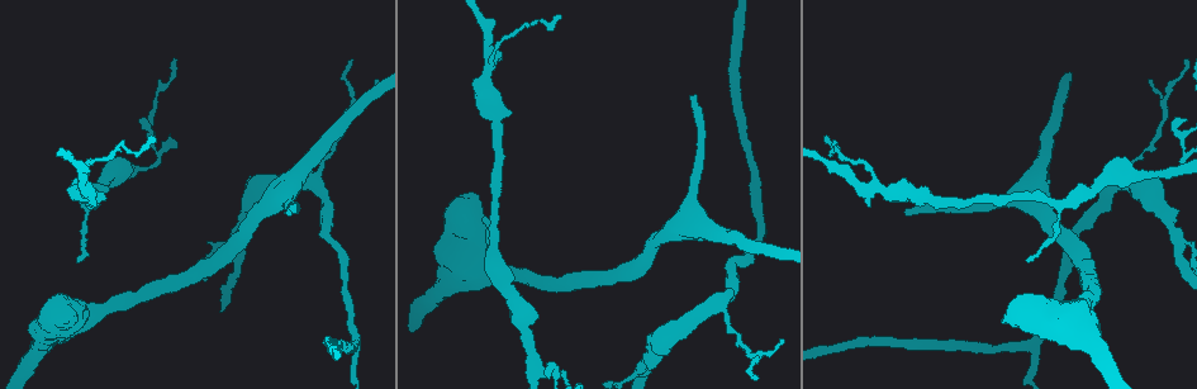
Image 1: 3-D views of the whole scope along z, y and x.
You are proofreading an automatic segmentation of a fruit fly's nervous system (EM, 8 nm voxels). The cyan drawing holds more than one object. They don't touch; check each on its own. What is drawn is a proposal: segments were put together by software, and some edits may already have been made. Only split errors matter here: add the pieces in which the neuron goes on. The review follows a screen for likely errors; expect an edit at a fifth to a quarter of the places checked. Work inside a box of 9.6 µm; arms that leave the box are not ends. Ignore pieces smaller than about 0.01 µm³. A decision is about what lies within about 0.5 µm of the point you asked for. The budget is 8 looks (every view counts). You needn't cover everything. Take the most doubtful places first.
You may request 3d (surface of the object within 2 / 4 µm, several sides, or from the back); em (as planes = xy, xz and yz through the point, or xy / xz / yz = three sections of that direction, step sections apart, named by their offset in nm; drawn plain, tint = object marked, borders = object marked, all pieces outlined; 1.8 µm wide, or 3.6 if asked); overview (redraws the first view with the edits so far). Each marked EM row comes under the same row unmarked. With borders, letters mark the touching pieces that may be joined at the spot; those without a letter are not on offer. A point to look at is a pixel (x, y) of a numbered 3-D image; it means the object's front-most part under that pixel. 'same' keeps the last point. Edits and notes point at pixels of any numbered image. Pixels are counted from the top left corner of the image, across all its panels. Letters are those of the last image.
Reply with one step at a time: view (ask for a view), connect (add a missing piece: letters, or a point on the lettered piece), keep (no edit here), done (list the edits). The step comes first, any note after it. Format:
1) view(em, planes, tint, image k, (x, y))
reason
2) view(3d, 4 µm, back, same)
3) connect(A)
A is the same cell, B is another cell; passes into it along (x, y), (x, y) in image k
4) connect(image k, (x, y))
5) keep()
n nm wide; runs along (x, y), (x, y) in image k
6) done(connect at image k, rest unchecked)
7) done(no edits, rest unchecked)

view(em, planes, borders, image 1, (868, 207))

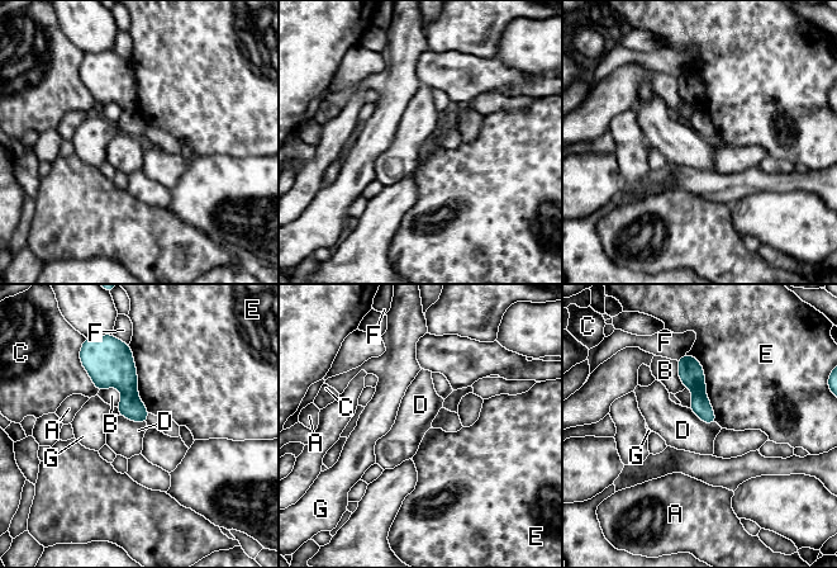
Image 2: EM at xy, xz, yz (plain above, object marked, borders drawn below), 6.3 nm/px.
keep()
A, B, C, D, E, F and G are other cells; border along (689, 407), (702, 421), (716, 424) in image 2; no lettered piece goes on from it

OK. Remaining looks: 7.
view(em, xy, step 8, borders, image 1, (908, 214))

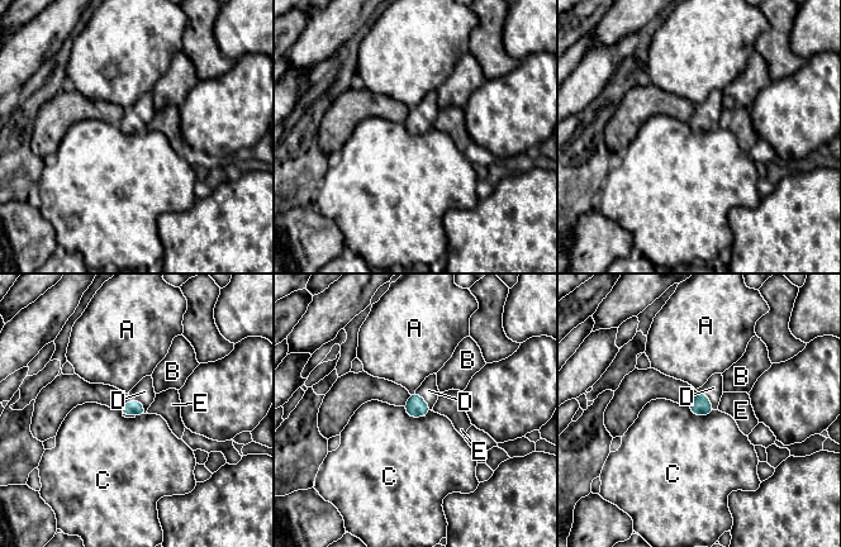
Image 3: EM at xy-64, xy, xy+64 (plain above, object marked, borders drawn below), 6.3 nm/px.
view(em, planes, borders, same)
another direction

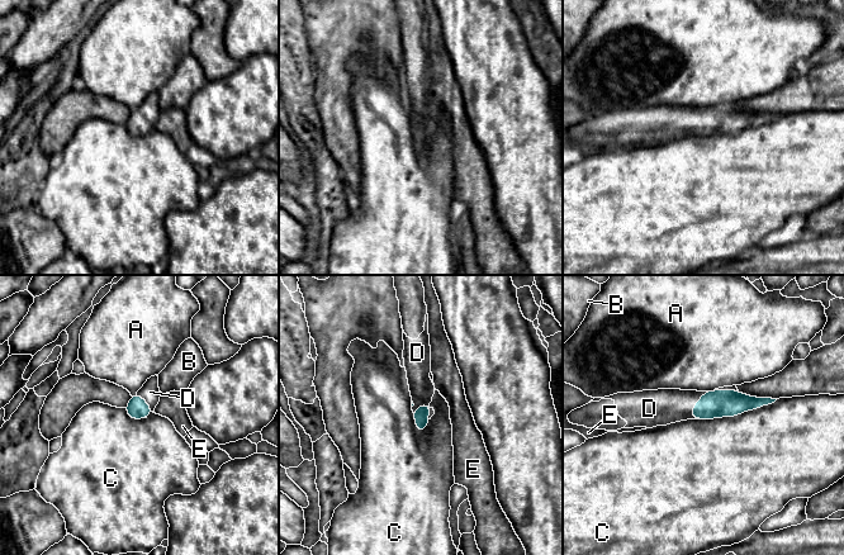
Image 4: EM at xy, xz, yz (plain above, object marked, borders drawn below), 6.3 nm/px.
connect(D)
C touches over 500 nm; D is the same cell, A, B, C and E are other cells; passes into it along (714, 404), (696, 403), (662, 407) in image 4; it goes on there

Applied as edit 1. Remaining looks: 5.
view(overview)
redraw

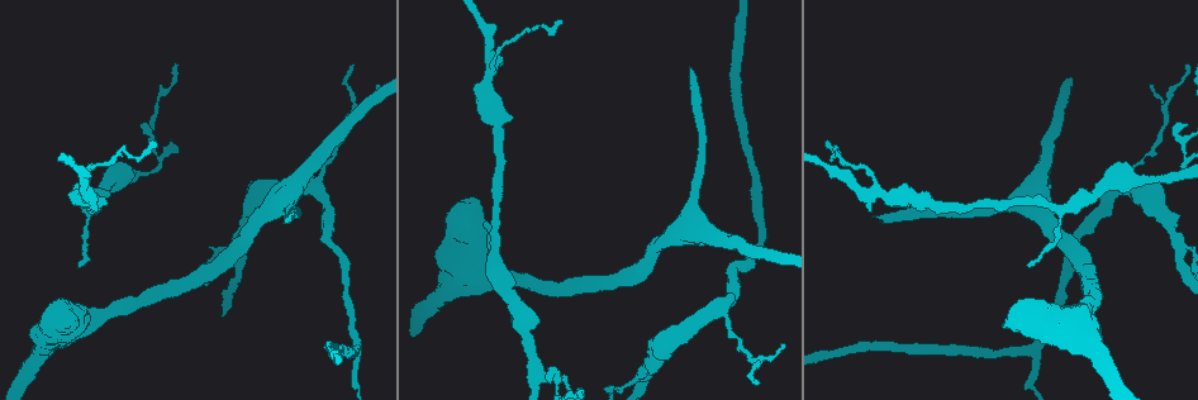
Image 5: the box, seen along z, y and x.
view(em, planes, tint, image 5, (1096, 195))

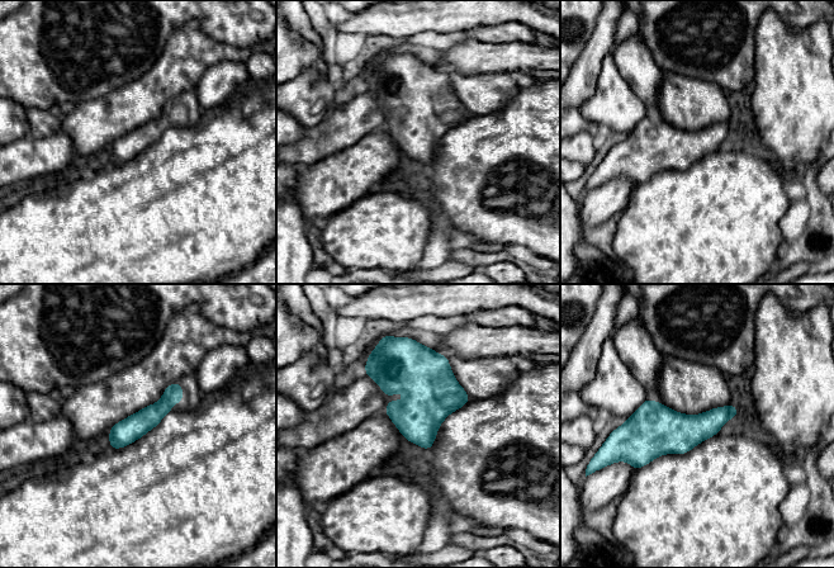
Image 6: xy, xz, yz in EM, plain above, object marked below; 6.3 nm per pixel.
view(em, planes, borders, same)
see the neighbours

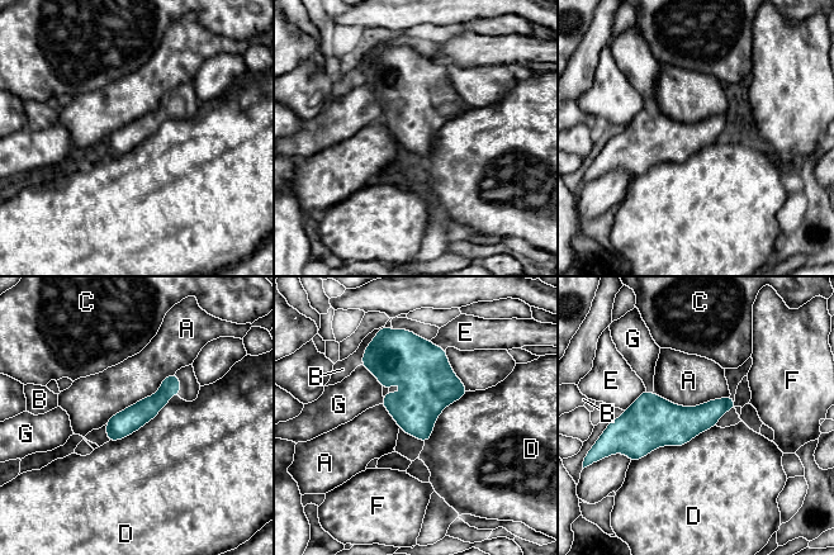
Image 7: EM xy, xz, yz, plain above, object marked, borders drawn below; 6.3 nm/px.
keep()
D touches over 600 nm; A, B, C, D, E, F and G are other cells; runs along (174, 378), (148, 408), (110, 439) in image 7; no lettered piece goes on from it

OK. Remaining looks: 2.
done(connect at image 4, rest unchecked)

